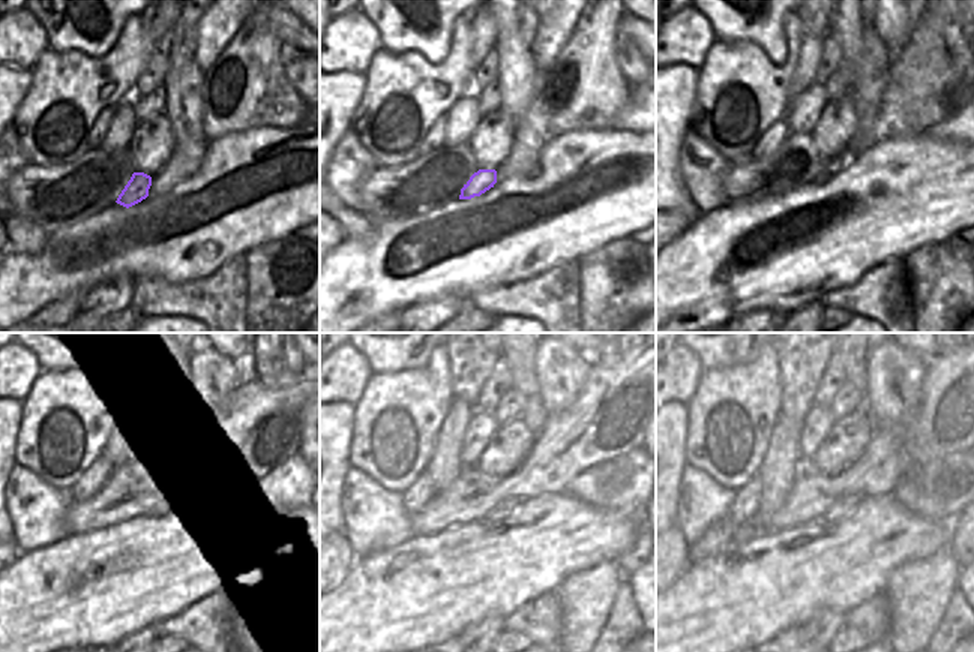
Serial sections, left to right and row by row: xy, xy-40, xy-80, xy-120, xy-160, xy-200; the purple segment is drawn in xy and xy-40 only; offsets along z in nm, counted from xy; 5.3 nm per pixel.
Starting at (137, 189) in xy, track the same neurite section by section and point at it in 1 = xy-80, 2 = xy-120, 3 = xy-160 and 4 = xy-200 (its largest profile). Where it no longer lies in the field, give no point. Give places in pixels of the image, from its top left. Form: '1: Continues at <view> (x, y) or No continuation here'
1: Continues at xy-80 (833, 167)
2: Continues at xy-120 (164, 508)
3: Continues at xy-160 (503, 508)
4: Continues at xy-200 (847, 504).

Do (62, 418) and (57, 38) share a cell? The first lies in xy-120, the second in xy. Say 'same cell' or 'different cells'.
different cells

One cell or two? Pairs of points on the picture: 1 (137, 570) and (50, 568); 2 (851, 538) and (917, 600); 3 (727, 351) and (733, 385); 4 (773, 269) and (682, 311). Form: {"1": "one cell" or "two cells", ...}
{"1": "one cell", "2": "two cells", "3": "two cells", "4": "one cell"}

